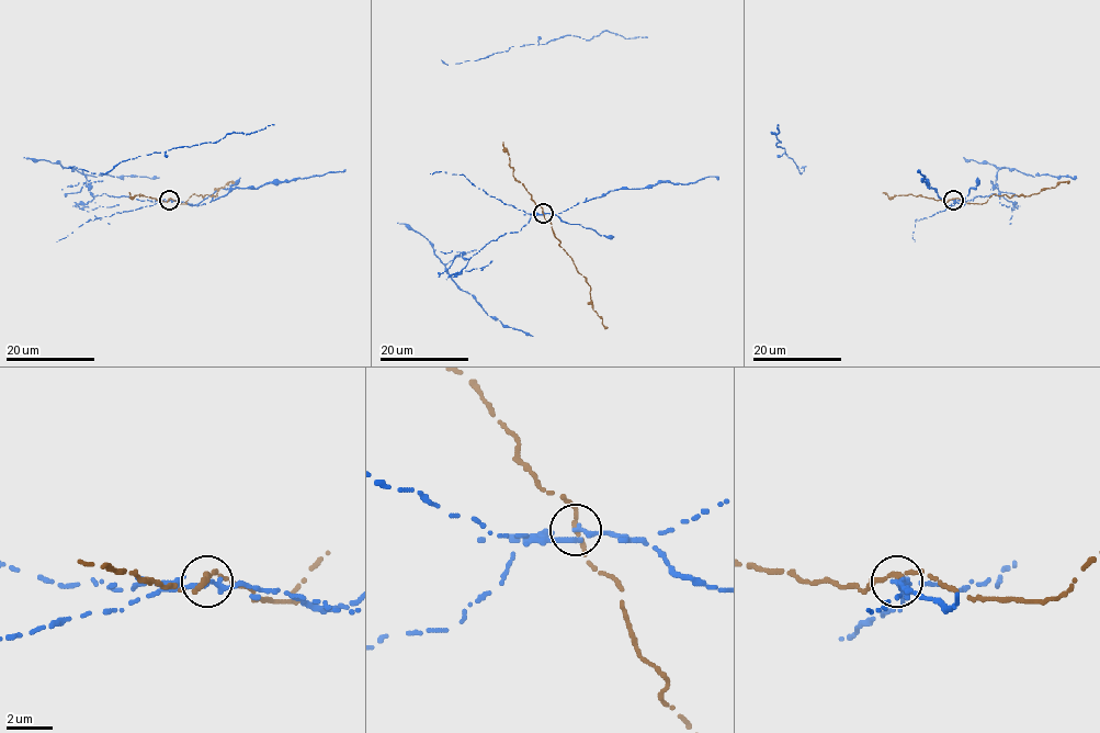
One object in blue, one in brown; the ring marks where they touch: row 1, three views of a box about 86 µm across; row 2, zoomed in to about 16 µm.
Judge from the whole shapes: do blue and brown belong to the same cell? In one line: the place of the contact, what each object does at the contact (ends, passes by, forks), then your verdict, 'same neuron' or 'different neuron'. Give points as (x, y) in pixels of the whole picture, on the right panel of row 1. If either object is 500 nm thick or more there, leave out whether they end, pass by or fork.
(953, 200) | blue passes by | brown ends | different neuron

